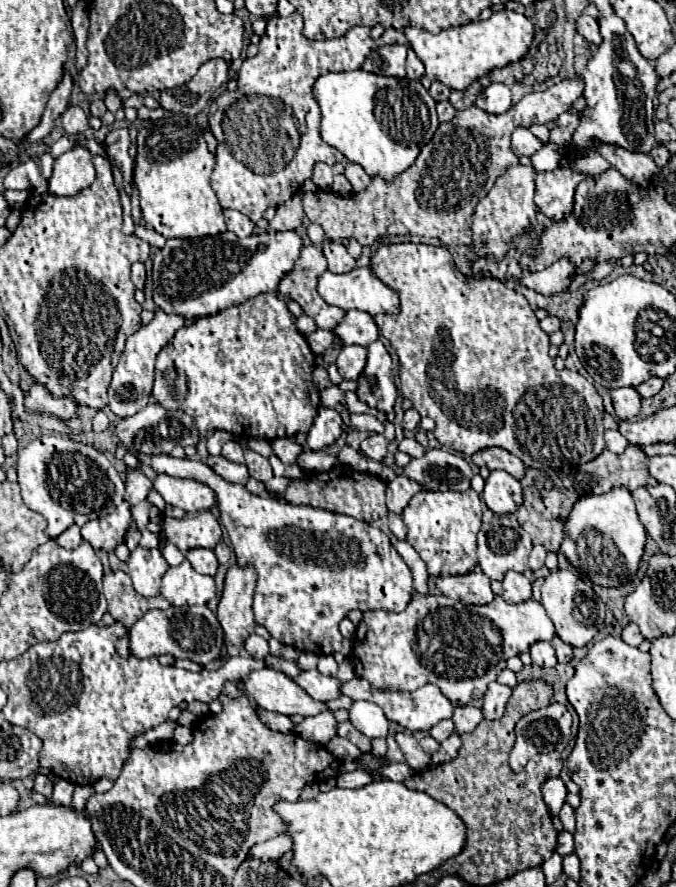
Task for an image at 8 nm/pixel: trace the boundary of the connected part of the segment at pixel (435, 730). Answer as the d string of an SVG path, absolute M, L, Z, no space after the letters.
M443 719L443 721L439 721L437 725L433 725L431 727L431 731L429 731L429 735L435 739L435 741L445 741L449 735L453 733L453 721L451 719Z

